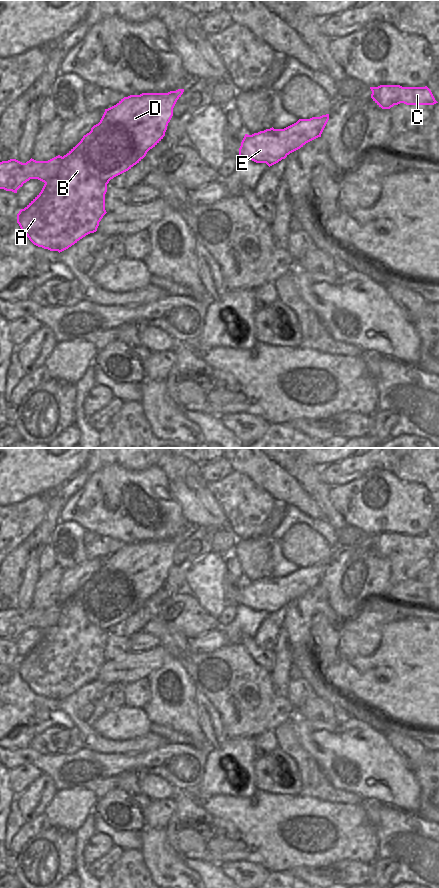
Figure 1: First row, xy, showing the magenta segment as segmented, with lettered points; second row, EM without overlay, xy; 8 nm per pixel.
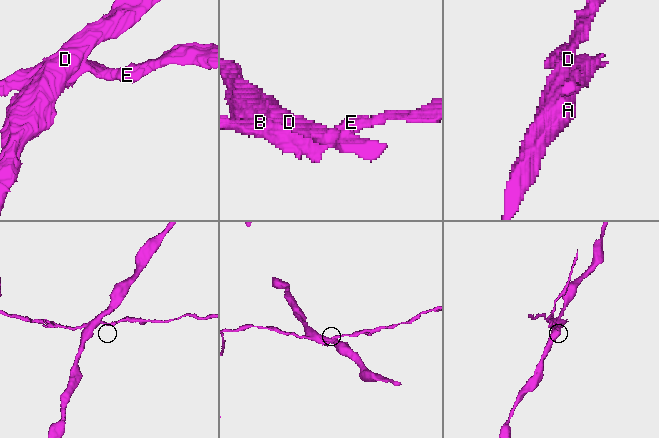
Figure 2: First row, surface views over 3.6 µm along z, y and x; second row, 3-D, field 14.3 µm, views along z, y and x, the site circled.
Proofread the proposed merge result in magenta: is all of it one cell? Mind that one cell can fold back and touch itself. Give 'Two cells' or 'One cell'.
Two cells.

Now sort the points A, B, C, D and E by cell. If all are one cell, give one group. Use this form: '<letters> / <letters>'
A B D / C E

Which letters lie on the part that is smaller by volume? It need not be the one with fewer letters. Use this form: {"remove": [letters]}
{"remove": ["C", "E"]}

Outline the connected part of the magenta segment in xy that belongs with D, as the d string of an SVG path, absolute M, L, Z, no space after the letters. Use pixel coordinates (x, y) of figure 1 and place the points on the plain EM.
M178 537L168 541L142 541L124 545L116 553L105 557L100 570L91 578L102 571L122 573L133 582L139 598L144 601L145 578L148 572L169 571L173 556L183 540L184 537Z

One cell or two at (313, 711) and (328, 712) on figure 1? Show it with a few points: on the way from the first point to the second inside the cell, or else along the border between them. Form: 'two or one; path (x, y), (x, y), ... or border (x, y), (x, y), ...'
one; path (317, 711), (324, 711)

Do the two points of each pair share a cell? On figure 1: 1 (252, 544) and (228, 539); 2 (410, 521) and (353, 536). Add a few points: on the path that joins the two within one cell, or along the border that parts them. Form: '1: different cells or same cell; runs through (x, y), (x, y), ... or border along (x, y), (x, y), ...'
1: different cells; border along (237, 539), (232, 552)
2: different cells; border along (345, 520), (369, 536)

